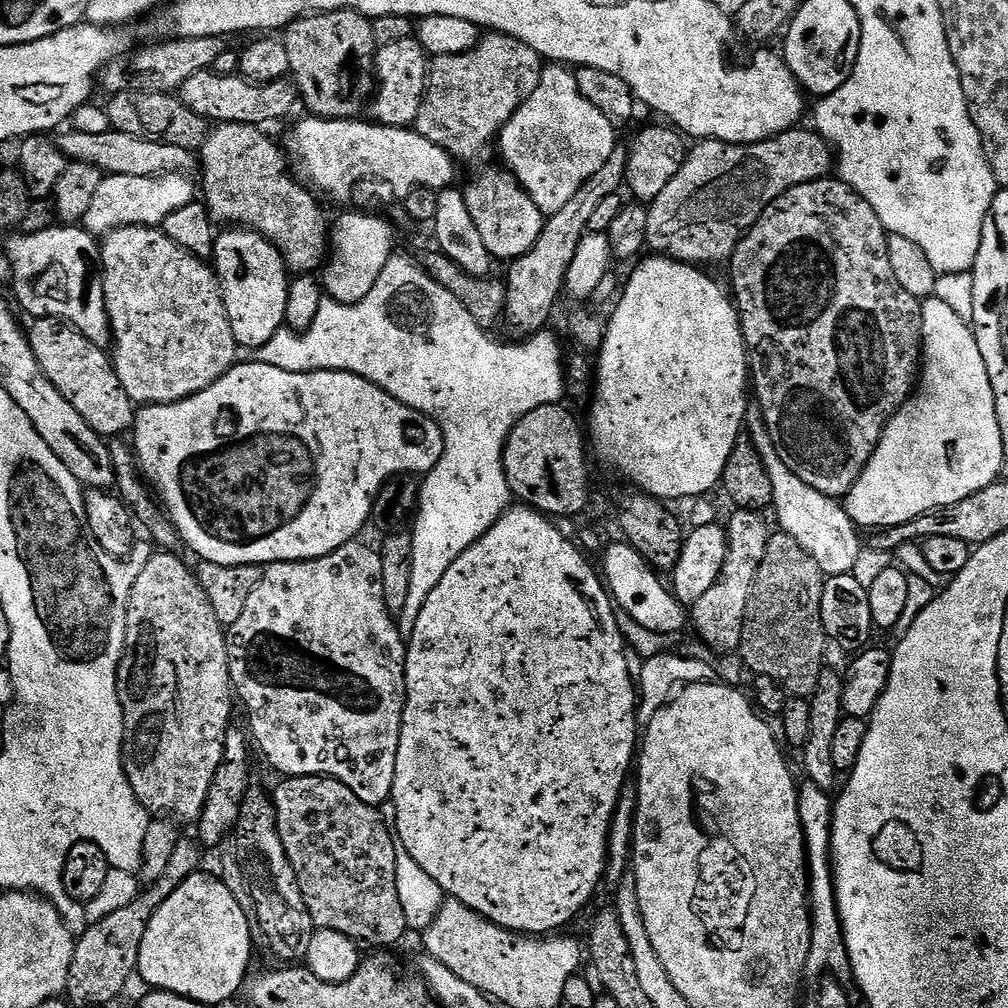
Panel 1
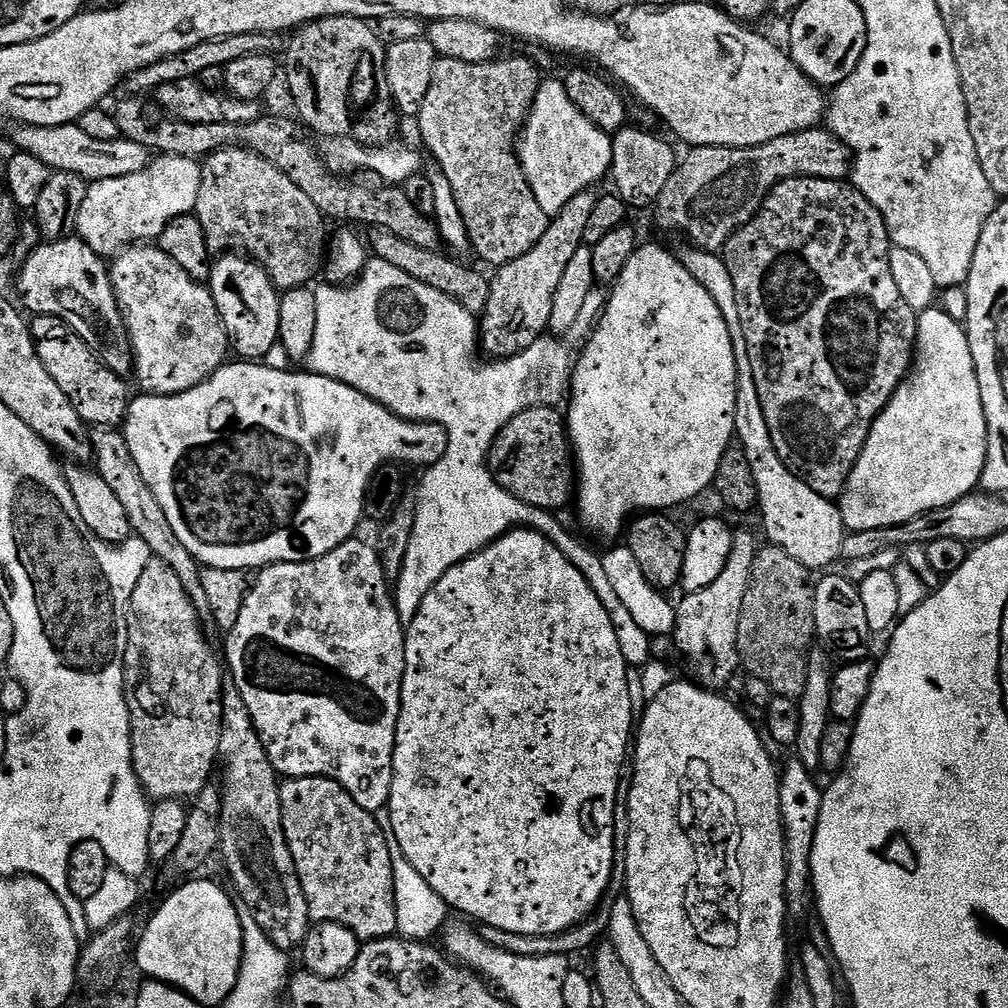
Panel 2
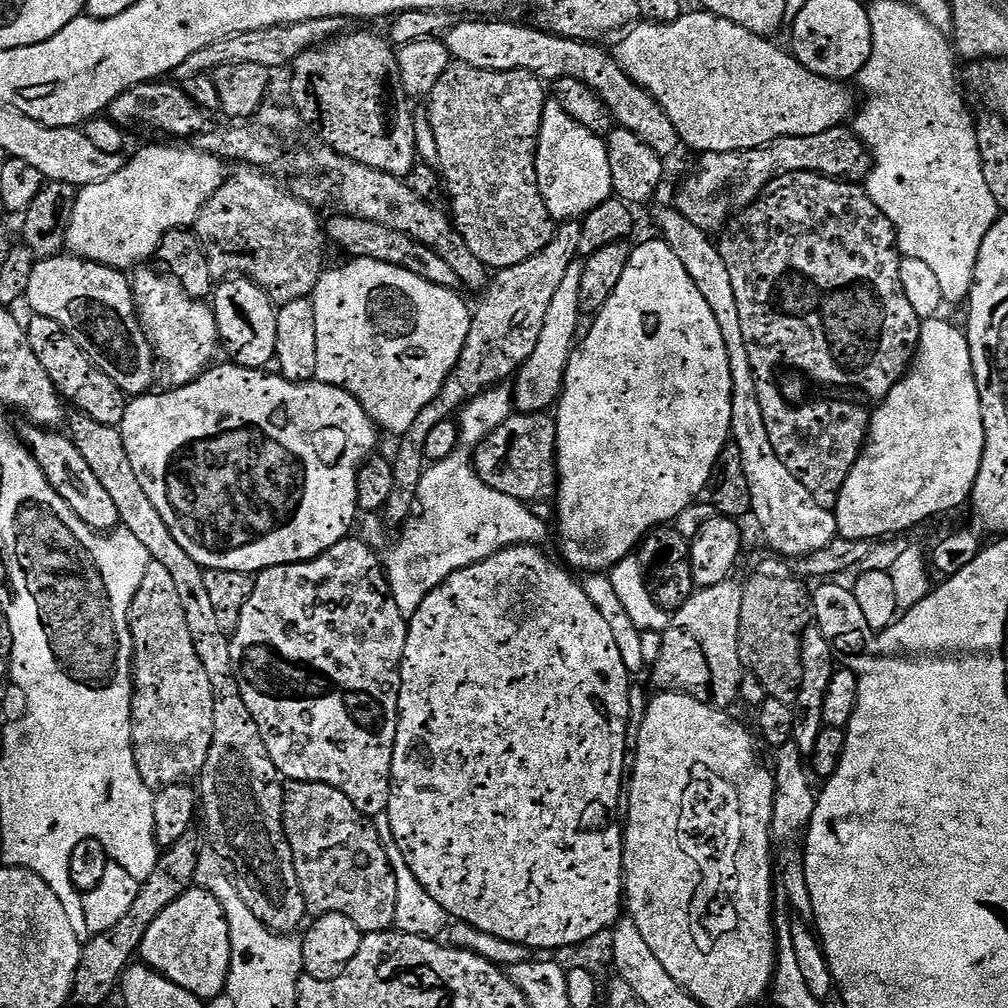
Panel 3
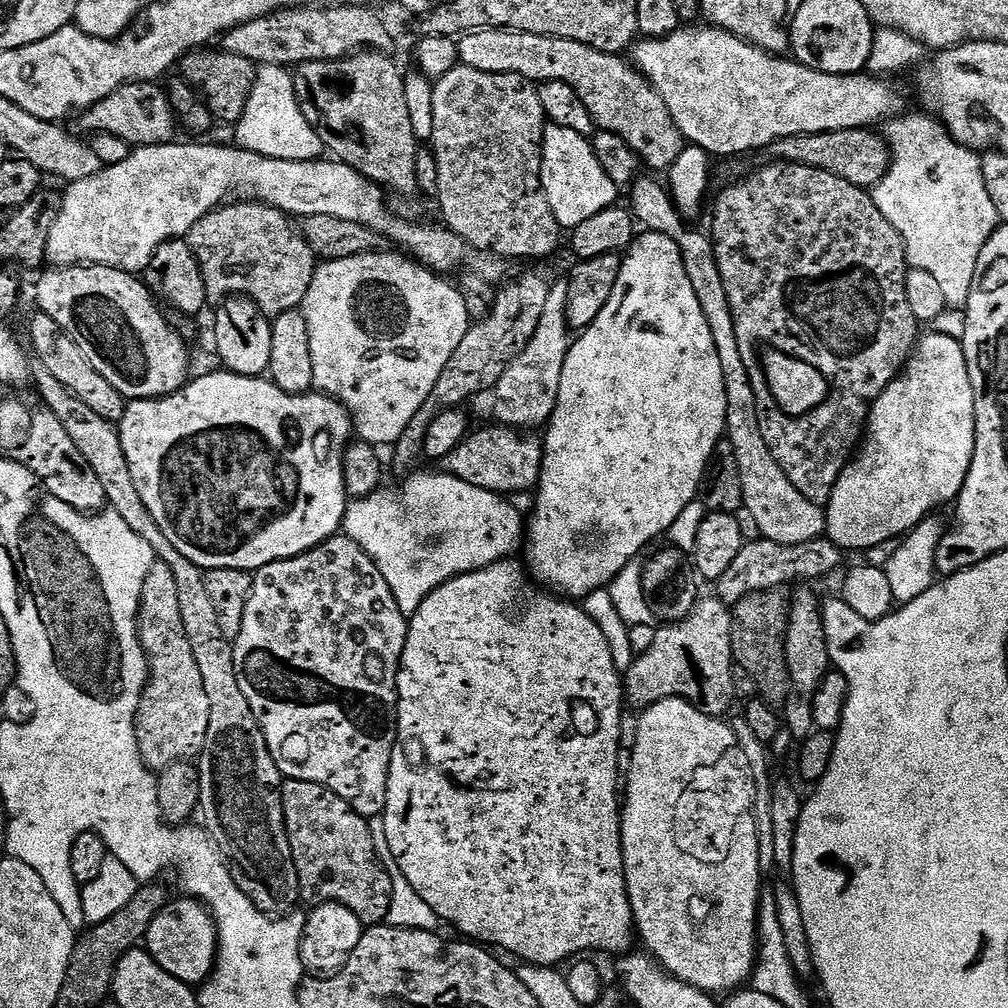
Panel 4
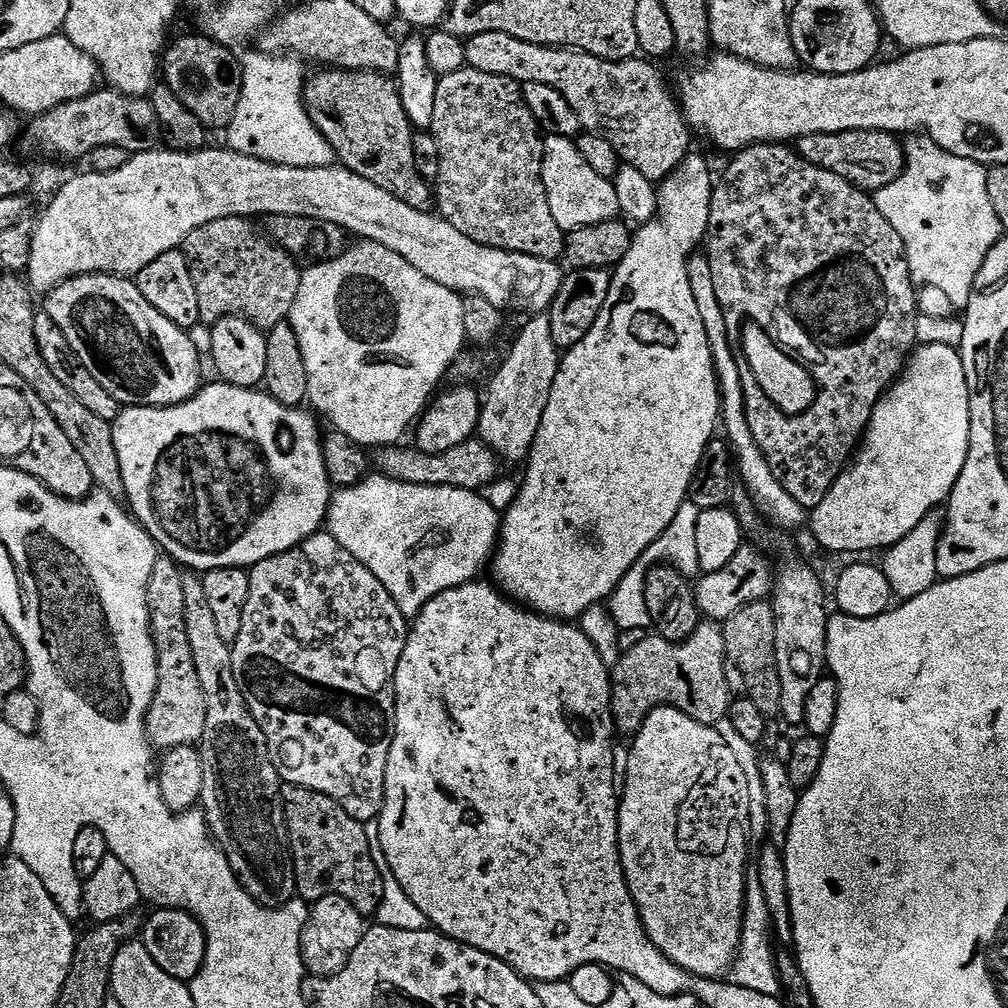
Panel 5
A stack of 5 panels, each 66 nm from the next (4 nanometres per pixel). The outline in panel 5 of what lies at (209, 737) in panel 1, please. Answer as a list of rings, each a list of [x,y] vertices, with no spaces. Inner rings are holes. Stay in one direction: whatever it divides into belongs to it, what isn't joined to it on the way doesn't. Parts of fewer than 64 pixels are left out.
[[[160,554],[153,559],[150,582],[146,590],[146,602],[152,627],[152,641],[156,647],[156,665],[158,666],[158,686],[150,702],[146,718],[148,742],[156,750],[167,750],[178,746],[199,745],[206,730],[206,694],[202,694],[202,682],[198,682],[198,670],[194,670],[194,654],[190,650],[190,638],[186,638],[186,616],[182,599],[182,578],[185,573],[181,565],[171,556]]]

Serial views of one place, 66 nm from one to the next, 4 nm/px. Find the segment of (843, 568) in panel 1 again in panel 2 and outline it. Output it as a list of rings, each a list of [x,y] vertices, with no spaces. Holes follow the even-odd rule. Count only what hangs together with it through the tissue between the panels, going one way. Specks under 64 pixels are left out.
[[[687,246],[679,249],[680,261],[706,286],[710,298],[718,302],[718,310],[726,318],[726,326],[730,330],[730,338],[734,342],[734,358],[738,370],[738,398],[734,410],[735,439],[746,450],[746,458],[750,461],[750,470],[756,483],[756,499],[758,513],[764,519],[764,532],[775,547],[786,550],[790,558],[802,562],[809,570],[828,568],[837,559],[841,559],[844,550],[846,529],[842,522],[842,514],[835,499],[820,496],[802,478],[795,476],[782,462],[778,450],[774,450],[774,438],[770,438],[770,426],[766,426],[766,414],[762,410],[762,398],[758,398],[758,386],[754,382],[754,370],[750,366],[748,343],[744,337],[744,323],[740,317],[740,303],[734,294],[734,278],[730,278],[730,270],[726,266],[723,255],[708,252],[705,248]]]

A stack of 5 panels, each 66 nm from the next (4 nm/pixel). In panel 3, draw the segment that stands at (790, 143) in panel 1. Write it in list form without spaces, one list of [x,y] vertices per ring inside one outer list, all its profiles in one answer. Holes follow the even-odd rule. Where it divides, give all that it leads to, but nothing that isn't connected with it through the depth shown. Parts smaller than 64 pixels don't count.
[[[848,126],[831,128],[822,134],[779,136],[761,148],[741,152],[705,152],[699,159],[696,173],[681,186],[674,206],[690,218],[694,226],[709,234],[719,233],[734,210],[751,206],[777,176],[788,172],[816,172],[832,180],[864,182],[872,170],[872,153]]]

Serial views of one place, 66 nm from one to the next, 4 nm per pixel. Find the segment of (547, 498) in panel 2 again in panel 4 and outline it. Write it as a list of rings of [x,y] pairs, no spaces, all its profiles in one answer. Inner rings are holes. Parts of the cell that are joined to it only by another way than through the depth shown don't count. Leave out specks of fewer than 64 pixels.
[[[492,426],[481,432],[469,431],[464,441],[446,457],[446,471],[452,476],[470,482],[482,490],[512,494],[535,489],[542,470],[544,441],[536,434],[521,434],[517,429],[507,426]]]

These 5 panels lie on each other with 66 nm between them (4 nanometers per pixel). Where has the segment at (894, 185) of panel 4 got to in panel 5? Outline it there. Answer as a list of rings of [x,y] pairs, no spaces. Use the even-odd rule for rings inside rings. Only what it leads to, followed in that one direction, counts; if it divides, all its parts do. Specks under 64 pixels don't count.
[[[912,134],[903,141],[904,173],[890,186],[880,188],[874,199],[882,218],[898,230],[908,255],[908,268],[917,285],[938,286],[946,290],[953,298],[976,281],[978,270],[982,270],[982,262],[986,254],[1002,238],[1002,229],[998,222],[998,214],[994,214],[994,206],[990,202],[990,194],[986,194],[986,178],[988,168],[974,162],[970,158],[958,158],[958,154],[950,154],[938,146],[929,136]]]

